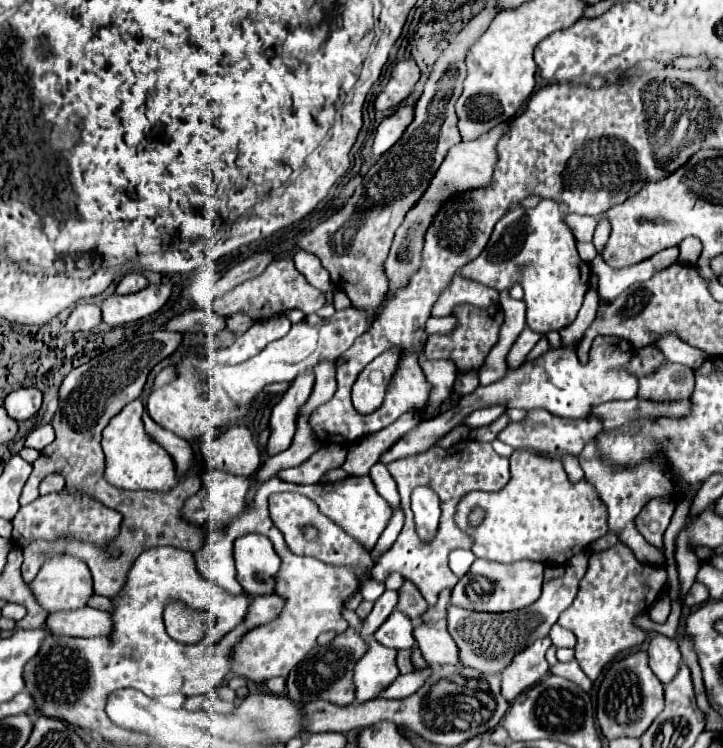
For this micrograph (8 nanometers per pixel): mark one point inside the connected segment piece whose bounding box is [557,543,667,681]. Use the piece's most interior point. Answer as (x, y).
(616, 588)

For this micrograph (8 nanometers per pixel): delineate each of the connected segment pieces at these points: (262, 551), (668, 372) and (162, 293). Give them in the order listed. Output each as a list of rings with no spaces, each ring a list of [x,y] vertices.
[[[243,535],[235,541],[235,577],[241,583],[245,595],[273,593],[279,565],[281,559],[267,537]]]
[[[667,363],[655,375],[647,375],[639,379],[639,399],[647,401],[675,401],[675,399],[691,399],[695,387],[693,369],[677,363]]]
[[[149,285],[141,293],[129,297],[111,295],[101,305],[101,321],[109,327],[119,327],[131,321],[139,321],[147,315],[157,313],[169,299],[171,285]]]

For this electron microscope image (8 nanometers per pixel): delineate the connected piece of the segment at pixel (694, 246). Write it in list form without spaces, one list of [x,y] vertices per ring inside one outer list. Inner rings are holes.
[[[687,237],[687,239],[683,239],[683,241],[681,241],[679,249],[681,249],[679,261],[685,261],[685,263],[695,265],[695,263],[697,263],[697,259],[699,259],[699,255],[701,255],[703,245],[701,245],[701,241],[699,241],[697,237]]]

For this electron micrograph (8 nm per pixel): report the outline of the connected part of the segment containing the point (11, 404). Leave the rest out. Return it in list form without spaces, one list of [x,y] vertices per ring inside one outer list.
[[[33,387],[17,389],[7,395],[5,399],[5,411],[13,421],[25,421],[31,419],[41,407],[41,393]]]

